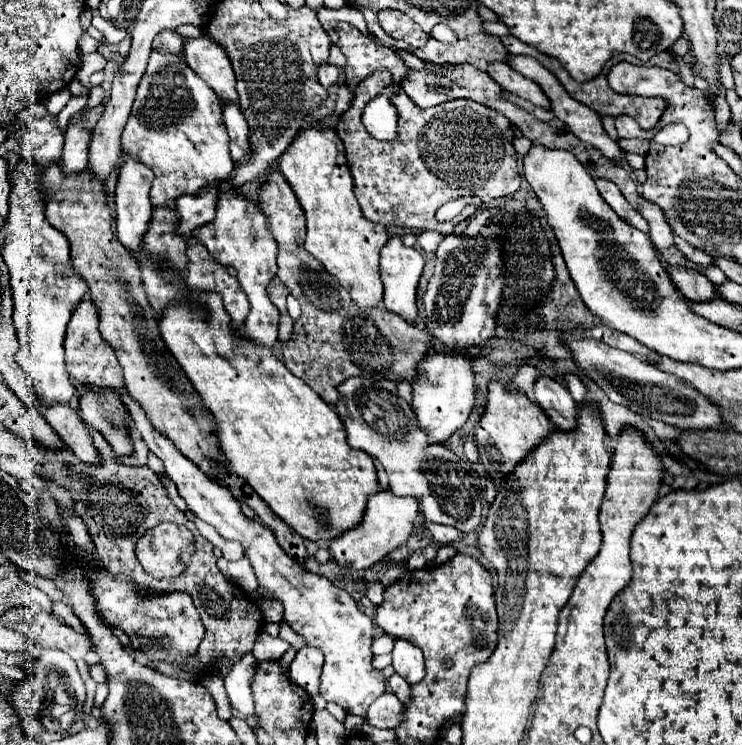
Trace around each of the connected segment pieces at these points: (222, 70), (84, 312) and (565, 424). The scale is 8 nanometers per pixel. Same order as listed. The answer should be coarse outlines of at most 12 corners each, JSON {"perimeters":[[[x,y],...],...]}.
{"perimeters":[[[184,39],[184,61],[216,91],[236,103],[228,55],[208,39]],[[80,301],[66,331],[66,369],[82,385],[124,389],[98,311]],[[560,381],[534,383],[554,427],[574,427],[576,403]]]}

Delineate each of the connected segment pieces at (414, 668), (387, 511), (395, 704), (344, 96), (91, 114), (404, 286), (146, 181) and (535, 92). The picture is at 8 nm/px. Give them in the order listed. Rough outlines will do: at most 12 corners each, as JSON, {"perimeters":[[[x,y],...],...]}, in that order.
{"perimeters":[[[398,639],[392,651],[396,673],[408,685],[424,679],[418,647]],[[374,493],[354,531],[330,541],[340,567],[372,567],[406,543],[418,499]],[[384,693],[370,705],[366,721],[392,729],[402,719],[404,703]],[[346,83],[338,85],[336,113],[346,113],[354,91]],[[104,105],[68,123],[62,151],[66,175],[86,171],[90,133]],[[390,239],[380,253],[384,307],[408,323],[418,317],[424,257]],[[122,157],[116,185],[116,233],[140,249],[154,207],[154,173]],[[506,63],[488,75],[508,93],[550,109],[548,97]]]}

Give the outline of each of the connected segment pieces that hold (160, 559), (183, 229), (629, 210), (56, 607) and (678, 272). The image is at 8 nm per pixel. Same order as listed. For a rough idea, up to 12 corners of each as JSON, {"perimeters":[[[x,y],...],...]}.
{"perimeters":[[[174,523],[150,529],[136,547],[152,577],[180,575],[196,549]],[[218,185],[176,199],[178,233],[190,235],[216,213]],[[598,179],[602,199],[620,219],[648,233],[648,223],[630,207],[612,181]],[[56,601],[53,612],[64,619],[77,632],[84,626],[64,602]],[[664,267],[688,301],[718,297],[716,285],[686,267]]]}

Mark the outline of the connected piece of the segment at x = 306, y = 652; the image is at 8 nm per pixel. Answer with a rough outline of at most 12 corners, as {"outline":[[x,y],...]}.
{"outline":[[304,647],[290,663],[290,679],[318,695],[324,655]]}

